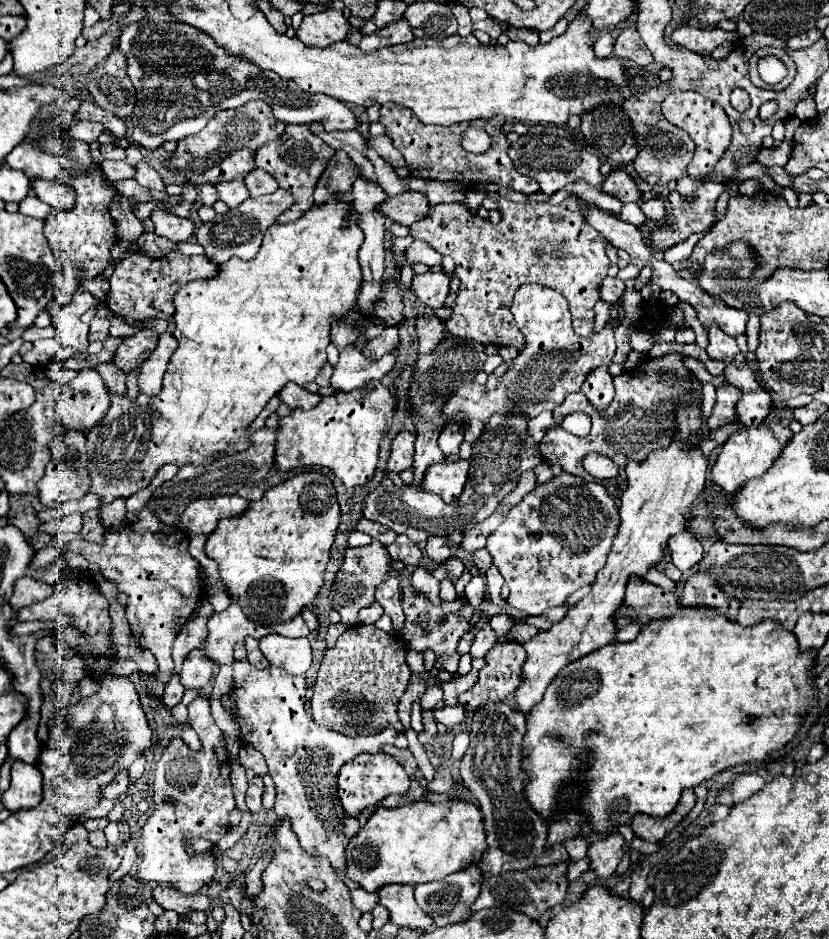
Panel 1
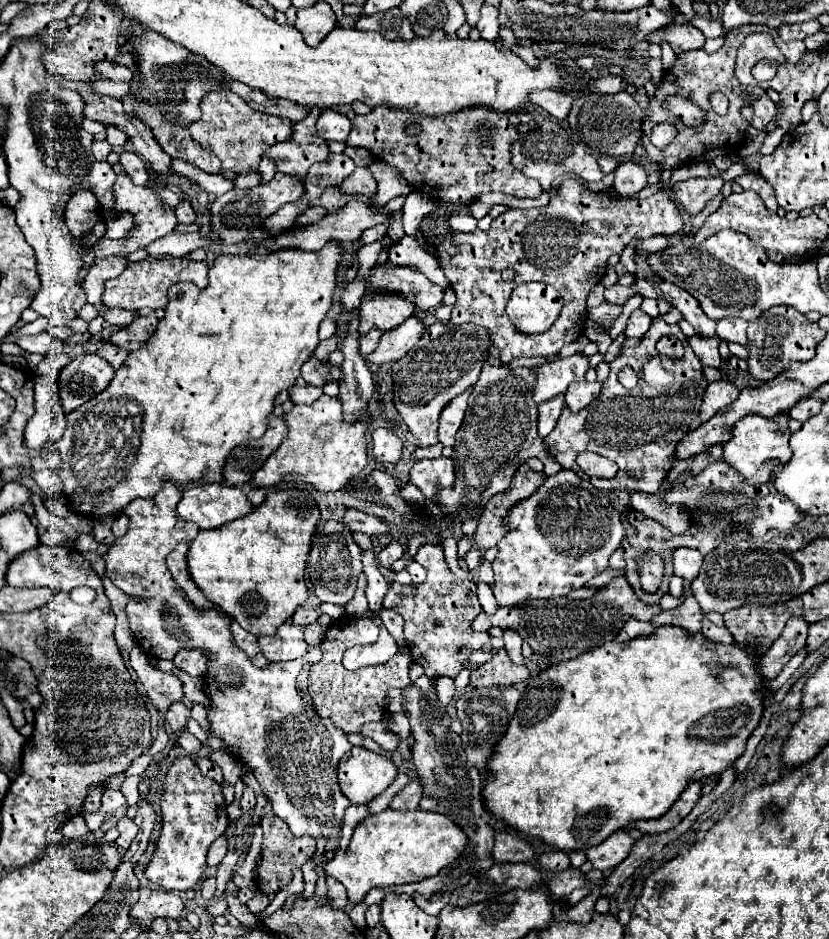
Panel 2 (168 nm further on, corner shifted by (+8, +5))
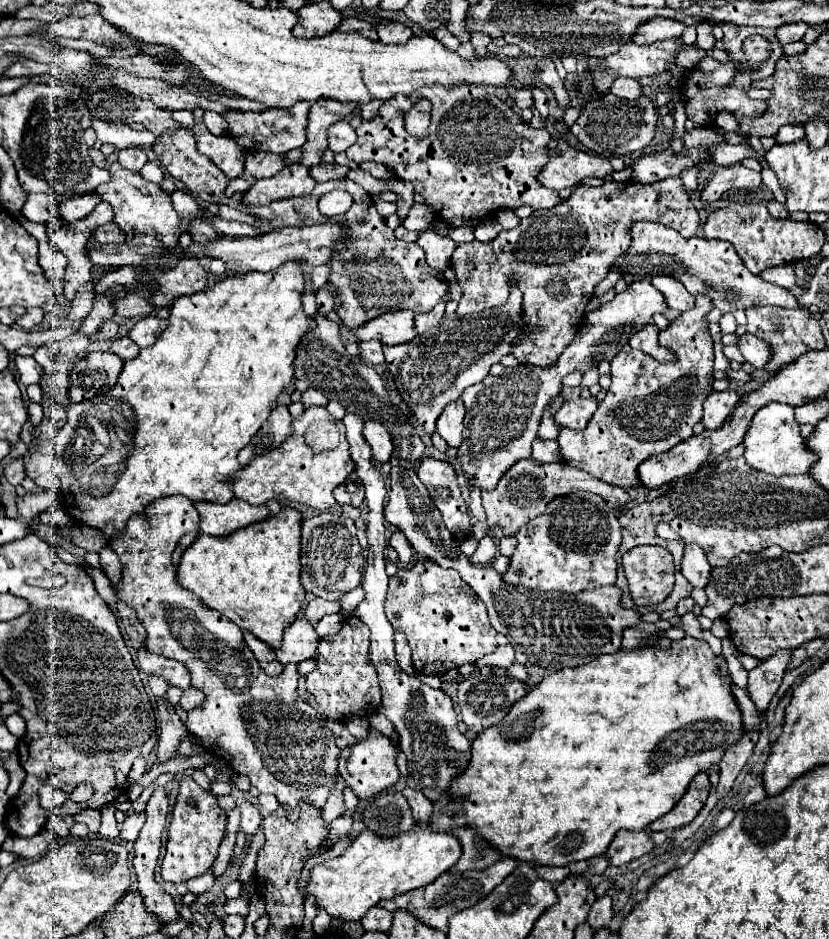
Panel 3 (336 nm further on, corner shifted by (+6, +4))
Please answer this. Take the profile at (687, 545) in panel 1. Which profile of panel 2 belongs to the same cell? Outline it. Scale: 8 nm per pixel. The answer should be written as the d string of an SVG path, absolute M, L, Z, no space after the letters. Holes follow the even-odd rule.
M678 547L676 551L672 551L672 565L674 565L674 573L676 575L692 581L700 571L702 553L698 549Z

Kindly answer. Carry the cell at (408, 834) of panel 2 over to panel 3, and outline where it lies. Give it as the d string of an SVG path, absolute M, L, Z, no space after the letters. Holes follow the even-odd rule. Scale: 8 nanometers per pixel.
M412 828L406 834L384 840L372 830L362 830L340 856L312 868L304 898L314 896L316 908L324 908L330 918L362 920L362 916L380 900L390 900L426 886L440 874L448 872L458 862L460 852L458 838L448 832Z

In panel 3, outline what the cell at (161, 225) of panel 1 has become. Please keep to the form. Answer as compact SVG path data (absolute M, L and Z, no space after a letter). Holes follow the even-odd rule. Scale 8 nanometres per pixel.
M112 162L108 172L112 174L110 182L100 184L96 194L104 202L108 202L114 210L114 222L126 234L126 244L148 244L154 248L174 248L180 238L180 218L172 208L172 200L166 192L160 190L158 184L148 182L140 176L140 172L130 172L122 168L118 162Z

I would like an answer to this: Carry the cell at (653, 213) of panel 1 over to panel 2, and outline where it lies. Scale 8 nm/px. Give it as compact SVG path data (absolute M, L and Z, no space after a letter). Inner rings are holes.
M566 179L546 207L528 213L508 209L492 221L488 231L474 229L472 233L460 233L450 227L434 225L432 215L426 215L424 219L428 221L422 225L422 233L430 235L436 243L440 265L446 269L446 279L456 293L450 321L454 325L476 323L484 327L500 349L504 365L514 357L558 355L564 345L582 335L588 317L586 297L600 283L608 257L614 253L620 255L634 237L648 239L652 235L676 235L684 229L680 211L666 191L658 191L648 199L624 199L588 191L574 179ZM508 267L514 269L512 281L502 279L502 271ZM526 281L550 283L564 297L564 315L560 315L540 337L520 333L504 311L512 289Z

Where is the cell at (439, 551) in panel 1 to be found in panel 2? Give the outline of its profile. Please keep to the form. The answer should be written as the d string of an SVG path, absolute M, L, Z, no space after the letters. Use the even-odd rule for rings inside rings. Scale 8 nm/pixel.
M424 545L416 553L416 561L428 571L424 583L418 585L390 584L382 605L397 611L404 617L404 637L406 645L416 663L420 663L428 677L448 675L456 677L462 669L468 653L480 649L488 643L486 633L472 633L470 625L482 611L476 597L476 583L458 581L444 561L444 549L436 545Z

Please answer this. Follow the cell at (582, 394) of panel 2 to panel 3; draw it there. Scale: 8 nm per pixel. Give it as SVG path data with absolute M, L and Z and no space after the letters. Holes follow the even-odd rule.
M594 396L590 398L576 398L568 400L554 416L554 422L560 428L570 428L570 430L582 430L590 422L590 416L596 412L596 400Z

